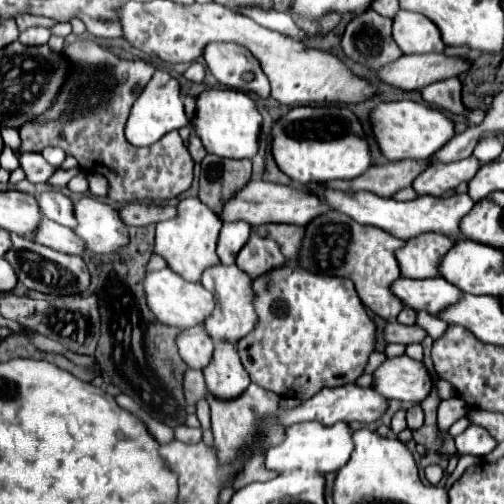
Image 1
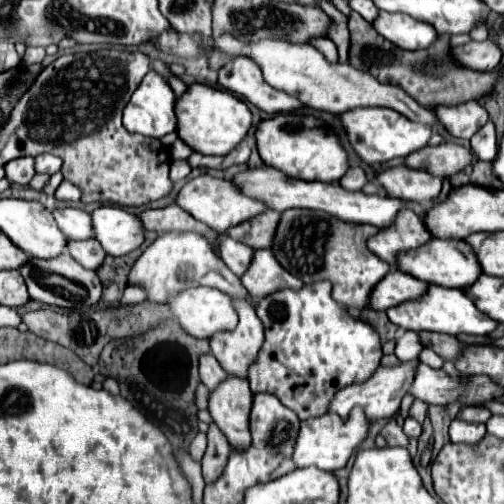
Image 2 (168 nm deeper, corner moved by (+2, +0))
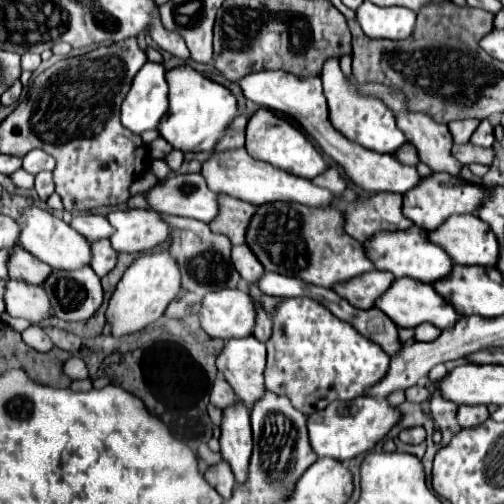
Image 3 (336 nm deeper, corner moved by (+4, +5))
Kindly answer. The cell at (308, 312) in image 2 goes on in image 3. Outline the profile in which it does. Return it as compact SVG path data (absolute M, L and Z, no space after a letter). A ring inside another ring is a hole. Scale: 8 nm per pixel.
M310 297L284 299L276 307L272 323L272 337L266 343L266 389L286 395L304 415L322 411L336 399L356 399L388 373L390 359L376 343L368 341L350 323L334 317Z

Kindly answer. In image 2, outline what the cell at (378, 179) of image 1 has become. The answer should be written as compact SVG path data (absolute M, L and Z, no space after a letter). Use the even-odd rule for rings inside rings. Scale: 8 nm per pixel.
M444 142L440 146L426 146L406 156L404 166L414 170L426 170L430 174L454 176L470 164L470 158L472 158L470 150L452 142Z

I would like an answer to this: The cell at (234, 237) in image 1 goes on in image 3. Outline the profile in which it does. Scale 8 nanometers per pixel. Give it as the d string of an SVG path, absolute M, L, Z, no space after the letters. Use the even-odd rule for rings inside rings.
M236 245L232 247L232 261L238 273L242 275L244 281L248 283L258 283L262 275L266 273L264 265L256 259L256 255L246 247L246 245Z

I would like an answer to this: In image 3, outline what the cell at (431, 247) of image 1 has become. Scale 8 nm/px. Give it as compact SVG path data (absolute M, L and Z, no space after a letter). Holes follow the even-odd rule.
M376 193L366 199L356 199L344 211L344 231L364 243L374 233L408 229L414 223L402 215L402 195Z

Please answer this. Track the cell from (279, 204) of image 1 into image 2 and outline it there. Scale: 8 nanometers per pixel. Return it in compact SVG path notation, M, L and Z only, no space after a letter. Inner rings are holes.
M202 174L194 180L190 180L178 194L176 198L176 204L182 206L186 212L190 212L196 220L204 222L206 226L210 226L212 230L216 230L218 234L222 232L228 232L230 228L262 214L268 210L268 206L258 200L258 198L250 198L246 196L240 186L236 186L232 180L220 180L220 178L212 178L208 174Z

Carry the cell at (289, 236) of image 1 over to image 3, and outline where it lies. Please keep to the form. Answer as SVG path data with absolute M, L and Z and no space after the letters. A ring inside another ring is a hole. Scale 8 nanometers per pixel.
M220 193L218 215L210 221L210 229L214 233L226 235L232 241L232 245L240 245L244 243L244 229L248 227L252 213L256 213L256 207L252 203Z

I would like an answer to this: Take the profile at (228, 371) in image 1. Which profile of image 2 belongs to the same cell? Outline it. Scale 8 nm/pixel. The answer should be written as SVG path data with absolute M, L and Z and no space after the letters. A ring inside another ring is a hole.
M228 374L214 390L210 390L208 410L218 428L226 434L230 446L248 446L248 414L252 406L252 392L246 378Z

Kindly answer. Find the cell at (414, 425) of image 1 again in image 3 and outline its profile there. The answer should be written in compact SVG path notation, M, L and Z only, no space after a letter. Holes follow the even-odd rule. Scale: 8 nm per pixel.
M412 427L412 429L406 429L400 433L400 441L404 443L410 443L410 445L418 445L426 439L426 431L424 427Z

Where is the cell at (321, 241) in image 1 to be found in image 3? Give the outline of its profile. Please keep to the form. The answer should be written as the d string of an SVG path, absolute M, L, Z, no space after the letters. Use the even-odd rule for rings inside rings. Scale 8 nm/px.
M286 201L260 205L246 229L246 245L268 271L282 273L286 277L298 277L306 283L328 287L328 289L336 283L372 271L372 263L364 257L362 245L356 239L348 237L348 233L344 233L344 215L336 207L306 207L300 203L286 203Z

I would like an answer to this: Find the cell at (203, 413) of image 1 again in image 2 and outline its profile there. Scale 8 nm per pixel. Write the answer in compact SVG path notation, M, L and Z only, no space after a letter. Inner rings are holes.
M214 422L208 426L206 434L208 434L208 448L206 448L206 454L202 458L202 474L204 474L206 484L210 484L224 470L226 458L230 454L230 444Z

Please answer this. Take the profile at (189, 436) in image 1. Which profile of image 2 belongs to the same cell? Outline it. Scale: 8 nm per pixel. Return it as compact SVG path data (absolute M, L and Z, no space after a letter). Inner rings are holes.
M198 432L198 434L194 436L194 440L190 442L190 446L188 446L188 452L190 452L190 456L192 456L196 462L200 462L202 456L204 456L204 450L206 450L206 434Z

